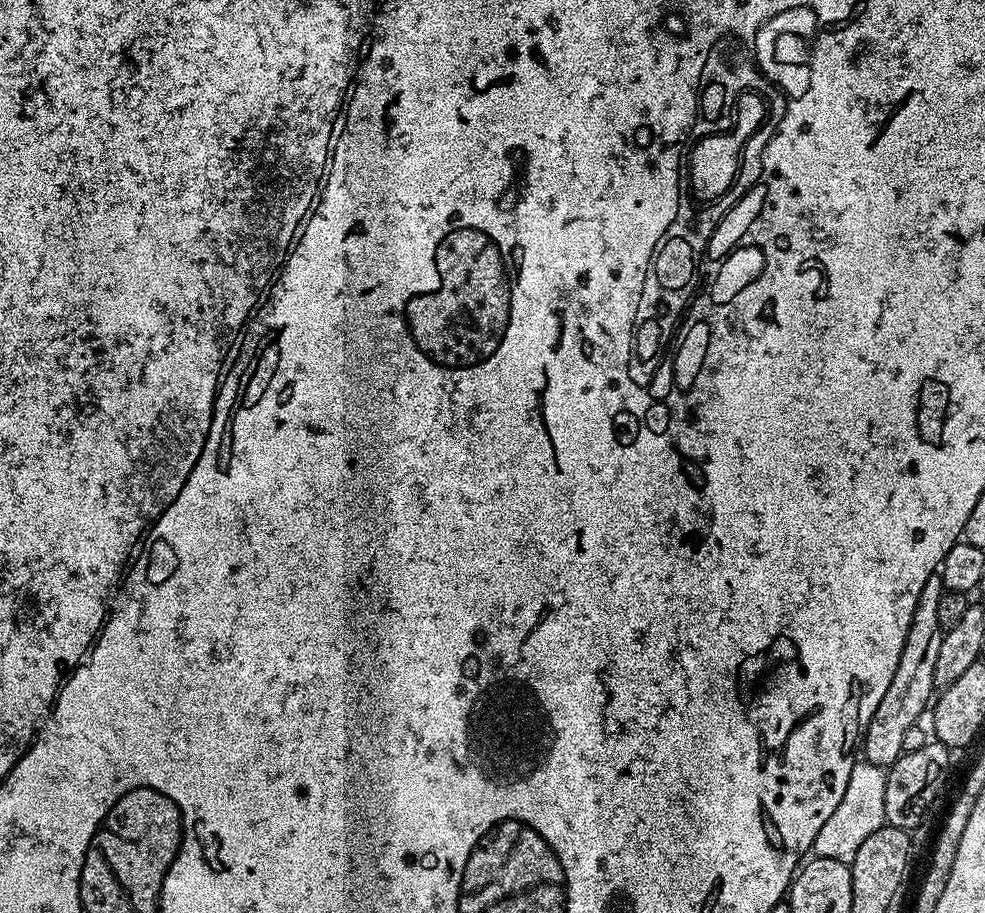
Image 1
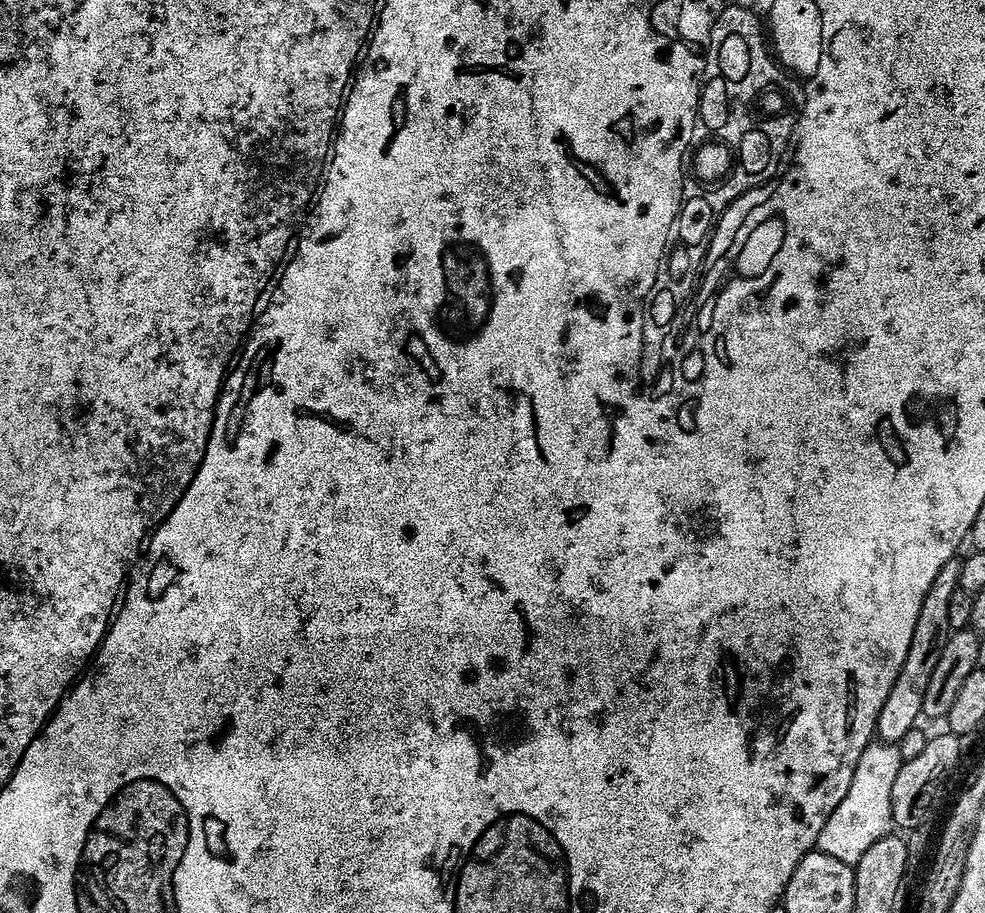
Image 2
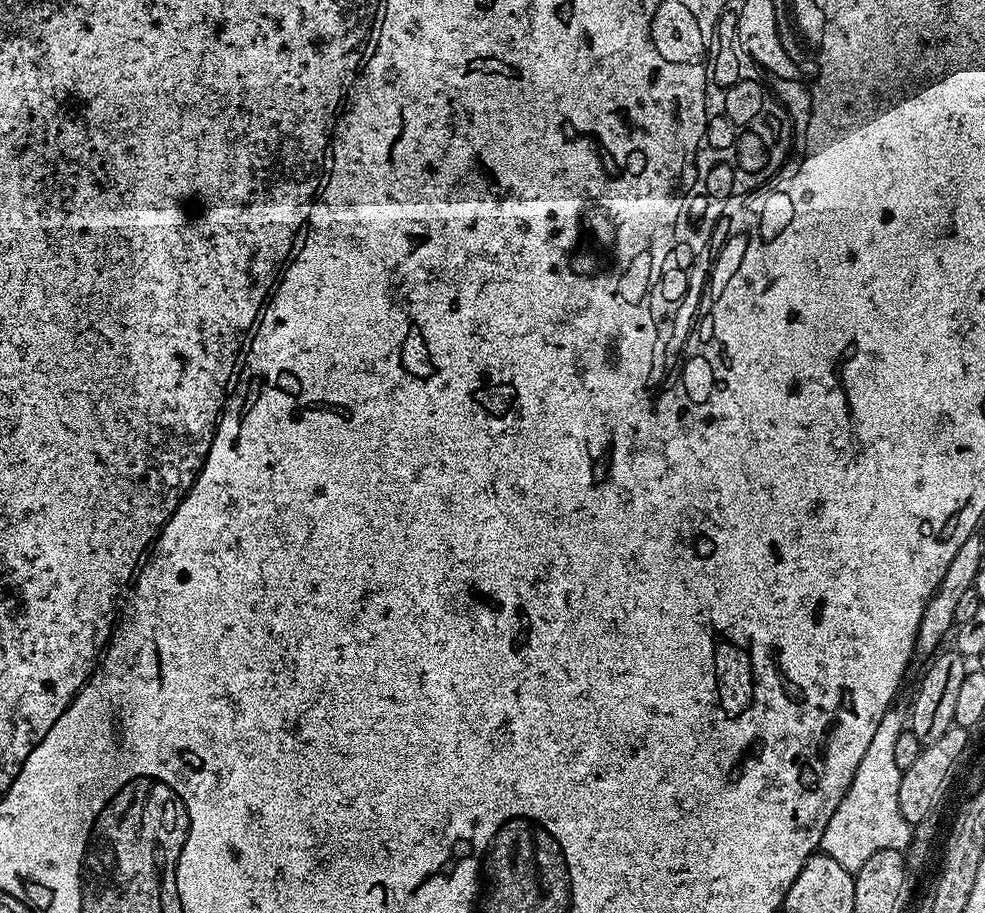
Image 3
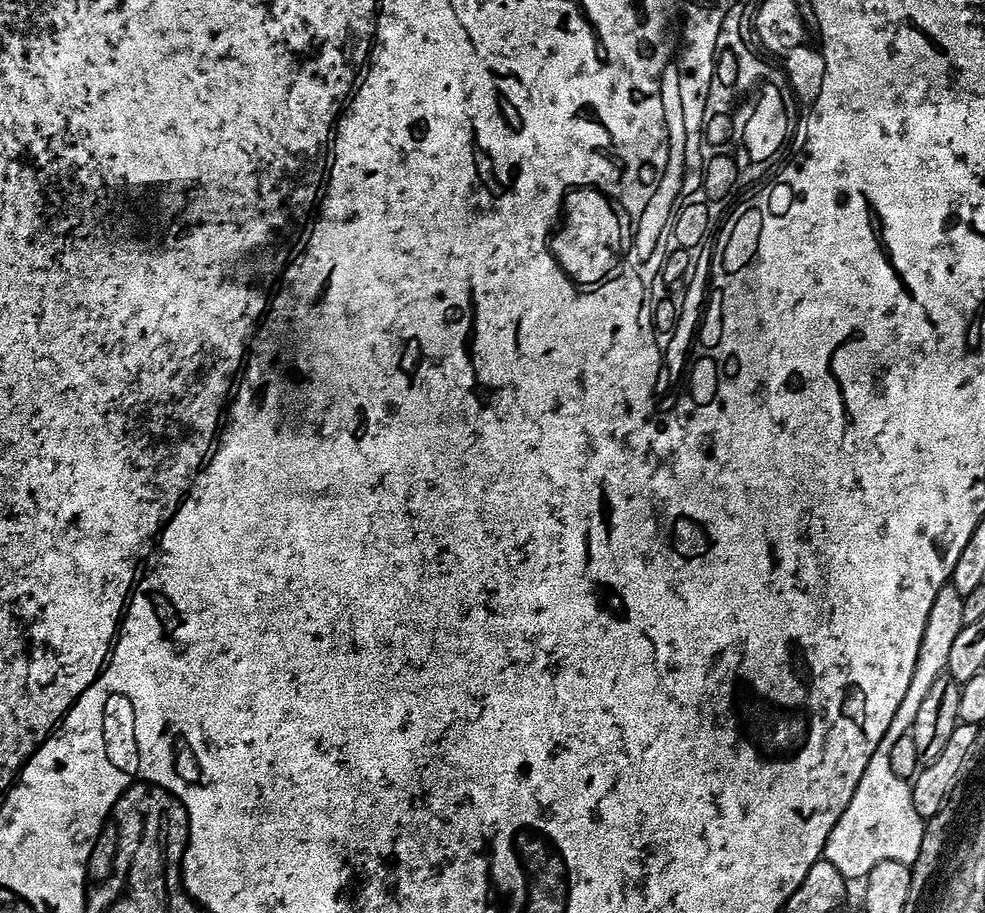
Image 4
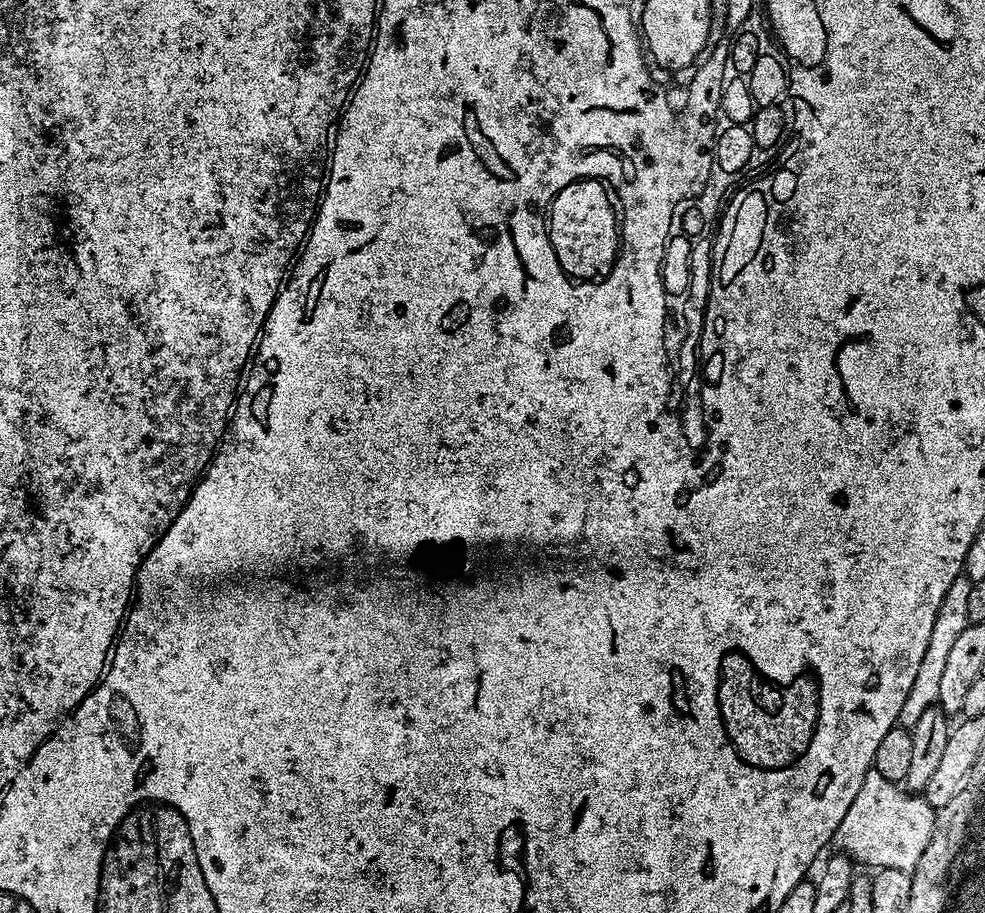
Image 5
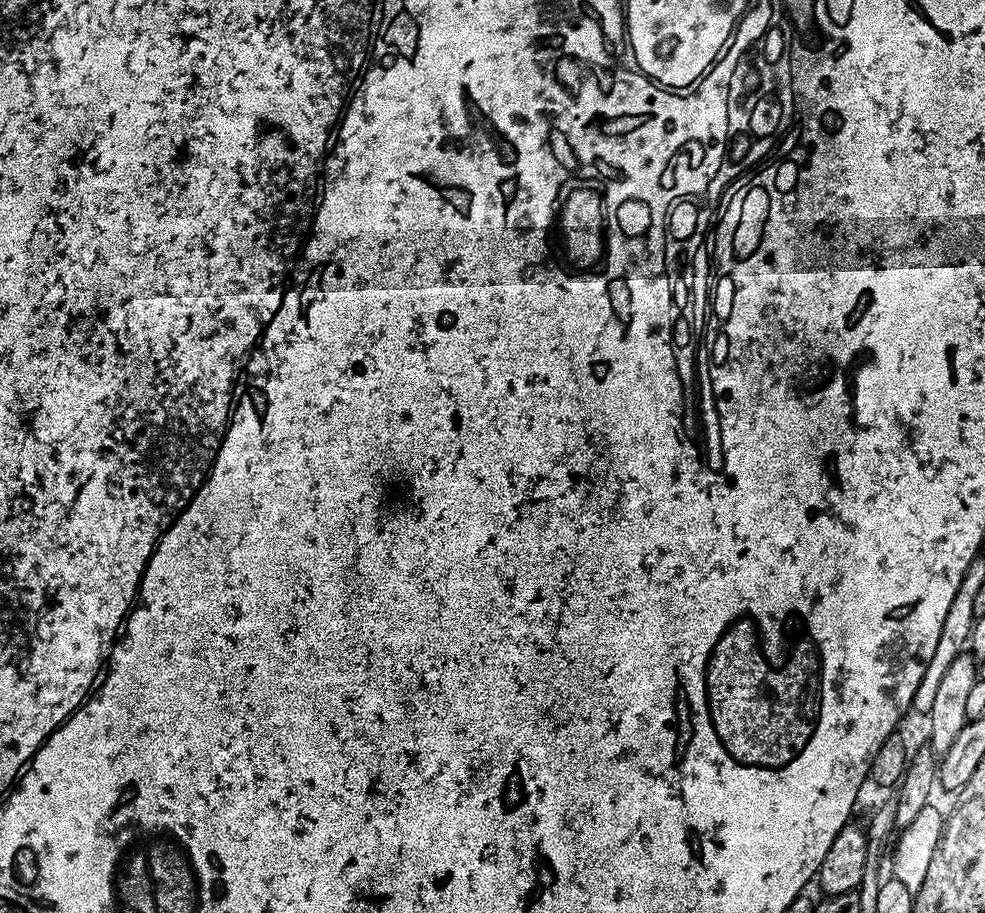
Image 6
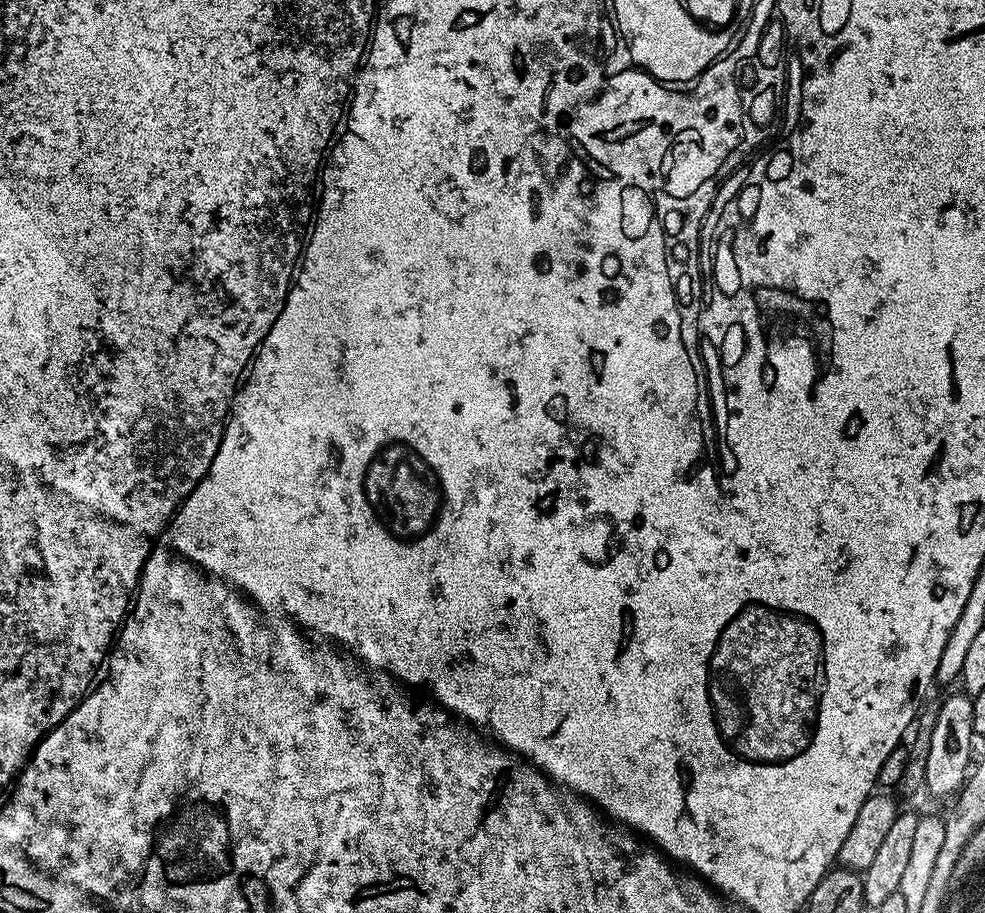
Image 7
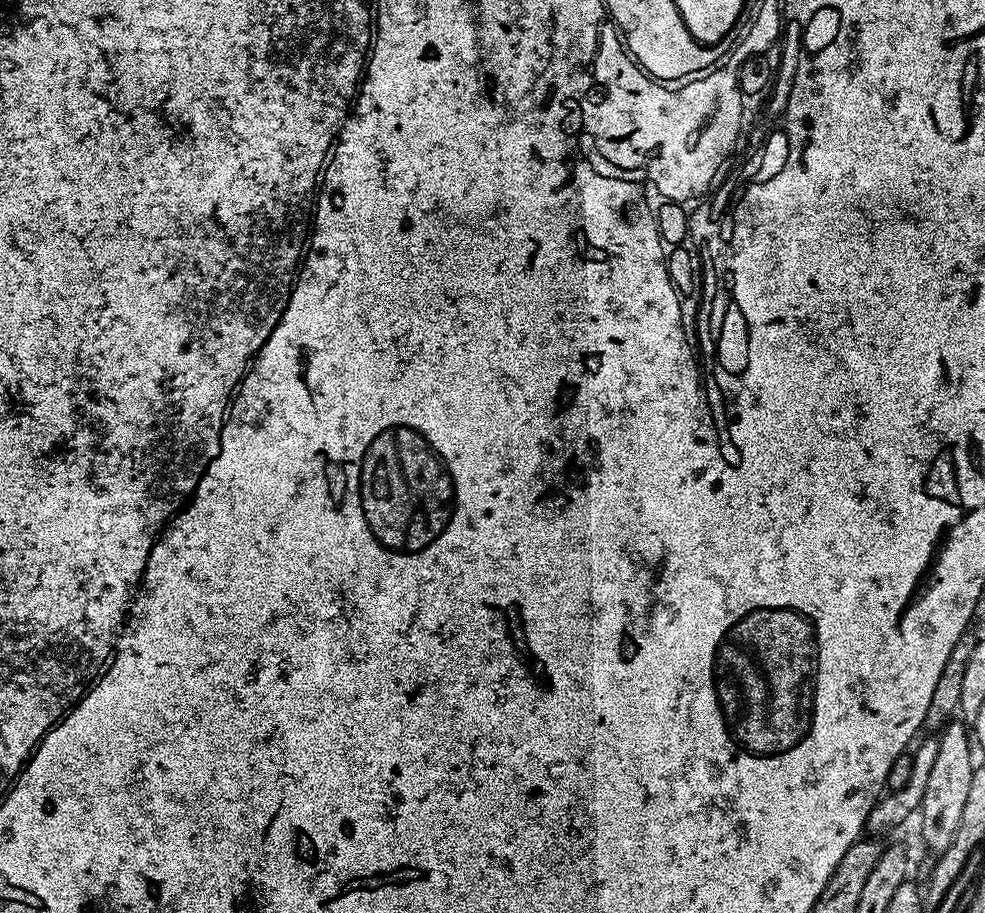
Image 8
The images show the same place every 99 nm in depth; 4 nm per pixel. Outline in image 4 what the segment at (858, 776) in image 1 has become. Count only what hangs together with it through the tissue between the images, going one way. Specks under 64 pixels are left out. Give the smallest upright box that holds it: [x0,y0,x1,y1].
[823,582,964,881]

